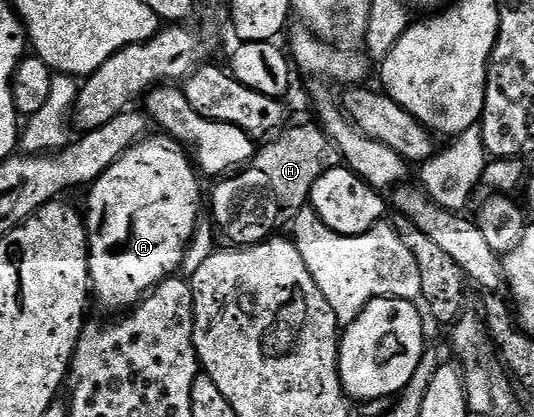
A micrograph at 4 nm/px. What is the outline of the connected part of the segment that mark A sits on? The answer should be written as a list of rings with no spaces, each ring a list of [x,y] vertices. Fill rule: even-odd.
[[[147,135],[89,186],[84,208],[86,242],[90,245],[90,287],[93,300],[106,309],[129,311],[156,285],[181,270],[186,250],[200,224],[200,174],[187,150],[169,135]]]

